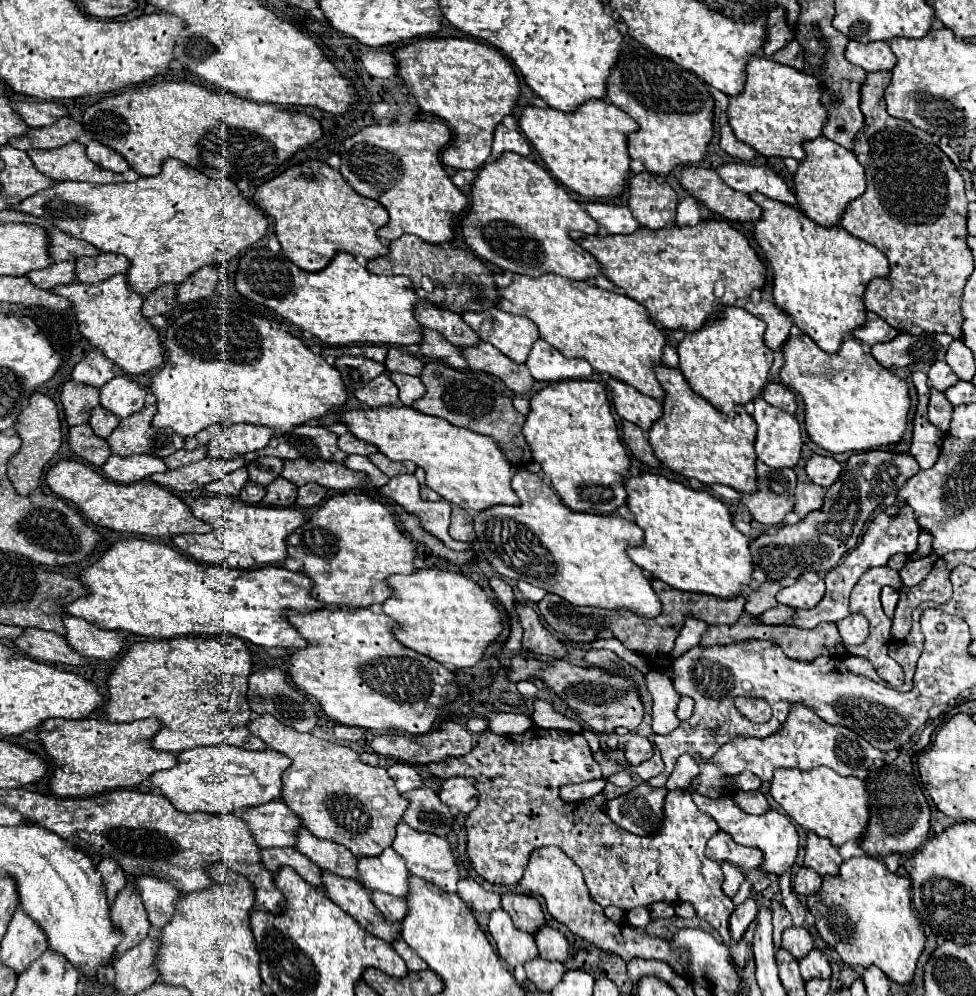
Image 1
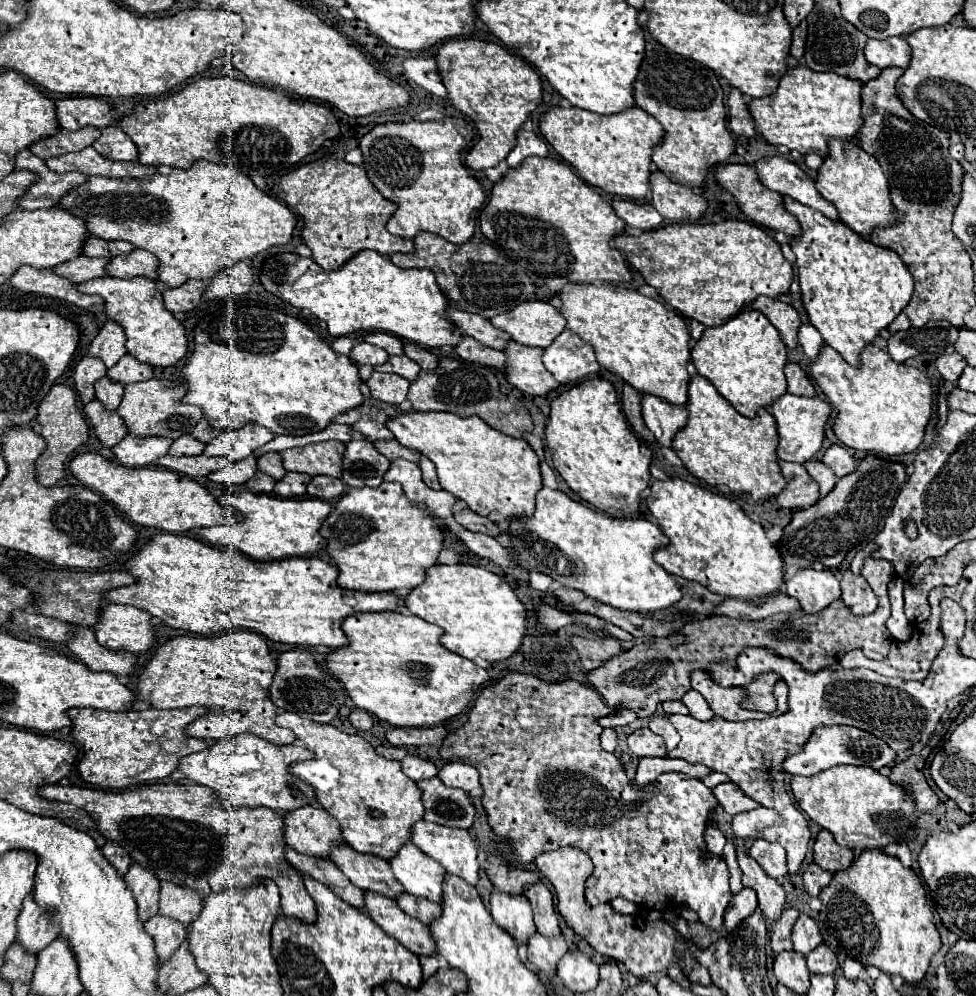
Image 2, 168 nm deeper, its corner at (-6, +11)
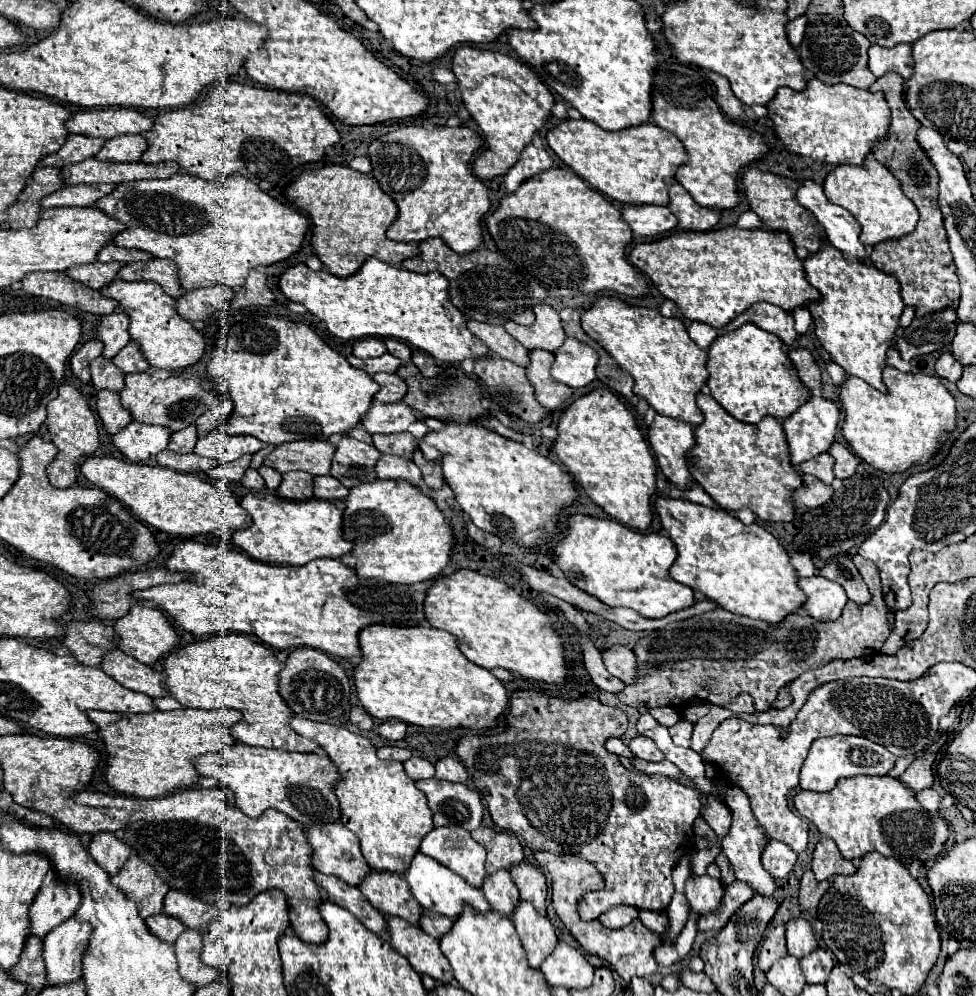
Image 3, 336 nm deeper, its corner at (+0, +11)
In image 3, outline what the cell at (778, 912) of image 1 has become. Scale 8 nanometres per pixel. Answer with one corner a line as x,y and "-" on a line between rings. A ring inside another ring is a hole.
784,925
768,927
764,933
764,941
758,951
758,967
768,973
768,969
782,959
786,953
786,939
784,939

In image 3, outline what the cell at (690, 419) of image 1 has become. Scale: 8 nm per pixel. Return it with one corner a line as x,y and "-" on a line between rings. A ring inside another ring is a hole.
698,393
696,403
704,413
704,423
694,429
696,447
690,451
690,473
702,485
702,489
724,511
750,509
754,515
758,515
764,521
794,521
796,511
794,511
792,493
798,487
802,487
804,481
802,481
802,475
796,471
796,467
790,463
788,441
780,421
774,417
764,417
758,425
742,423
734,419
730,413
726,413
722,405
718,405
710,395
704,395
704,393

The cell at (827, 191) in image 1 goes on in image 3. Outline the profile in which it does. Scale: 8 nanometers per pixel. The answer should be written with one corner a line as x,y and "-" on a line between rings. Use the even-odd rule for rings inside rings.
868,157
862,167
840,165
832,171
824,181
824,193
834,203
840,205
860,221
862,225
862,241
866,245
878,245
884,241
896,241
916,229
918,209
916,205
904,197
898,179
874,157

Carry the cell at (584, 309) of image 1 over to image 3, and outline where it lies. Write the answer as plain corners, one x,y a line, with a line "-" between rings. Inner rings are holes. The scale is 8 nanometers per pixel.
600,297
592,305
592,309
582,313
582,329
594,341
598,341
624,371
628,371
634,377
634,393
644,397
650,403
650,407
656,409
656,413
672,419
680,419
694,427
704,421
704,415
696,405
696,395
702,391
702,387
708,381
708,371
706,371
708,353
688,337
688,331
680,319
674,317
666,319
656,309
626,305
618,297

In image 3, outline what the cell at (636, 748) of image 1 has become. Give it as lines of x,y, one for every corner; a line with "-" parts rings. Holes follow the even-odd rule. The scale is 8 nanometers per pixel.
638,735
634,737
628,747
632,749
632,753
638,757
638,759
644,759
644,761
662,761
664,755
658,751
656,743
644,735

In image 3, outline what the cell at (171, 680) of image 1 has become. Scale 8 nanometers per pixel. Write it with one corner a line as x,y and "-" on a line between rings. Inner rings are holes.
222,635
222,637
210,637
208,641
196,641
186,647
174,649
166,661
164,661
164,675
166,675
166,687
172,697
176,697
184,707
198,707
198,709
238,709
242,711
242,721
234,725
234,737
240,743
254,745
254,747
272,747
272,749
286,749
286,751
298,751
298,753
316,753
320,751
320,745
312,739
304,739
290,727
290,719
294,717
288,703
282,699
278,691
278,673
284,669
284,663
276,659
272,649
262,645
260,641
254,641
250,635

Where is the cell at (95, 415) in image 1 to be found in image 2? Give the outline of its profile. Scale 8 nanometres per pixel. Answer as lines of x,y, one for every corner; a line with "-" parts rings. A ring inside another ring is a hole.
102,377
94,383
94,389
96,389
96,399
108,409
108,411
116,411
120,401
122,401
122,395
124,395
124,387
110,381
108,377

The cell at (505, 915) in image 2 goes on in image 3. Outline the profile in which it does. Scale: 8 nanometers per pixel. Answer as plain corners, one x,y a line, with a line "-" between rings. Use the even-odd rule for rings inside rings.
500,869
492,875
486,875
486,879
482,883
482,891
488,897
492,909
498,913
510,915
520,901
518,889
516,889
516,885
510,879
510,873
506,869

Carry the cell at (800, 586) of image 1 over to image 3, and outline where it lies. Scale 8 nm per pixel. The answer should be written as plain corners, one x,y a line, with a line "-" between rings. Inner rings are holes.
820,575
810,579
800,579
798,585
808,597
804,609
808,611
810,617
814,617
816,621
836,621
842,615
842,609
848,603
842,585
828,581

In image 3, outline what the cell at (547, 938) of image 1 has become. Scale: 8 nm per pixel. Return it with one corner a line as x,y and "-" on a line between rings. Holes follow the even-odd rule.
524,859
510,867
510,875
516,887
520,889
520,899
532,901
536,909
540,909
540,913
546,913
544,905
546,905
548,885
546,885
546,875
542,873
542,869
534,867
532,863

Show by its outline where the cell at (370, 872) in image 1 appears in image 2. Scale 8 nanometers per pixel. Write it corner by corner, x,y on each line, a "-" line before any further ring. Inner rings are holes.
410,841
404,843
392,859
388,859
388,865
406,893
440,903
442,877
446,875
446,871

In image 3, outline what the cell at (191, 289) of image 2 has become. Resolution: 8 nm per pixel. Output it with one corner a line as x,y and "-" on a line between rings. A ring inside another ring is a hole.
204,287
176,299
176,309
188,321
204,321
216,311
228,311
232,299
234,291
228,287

